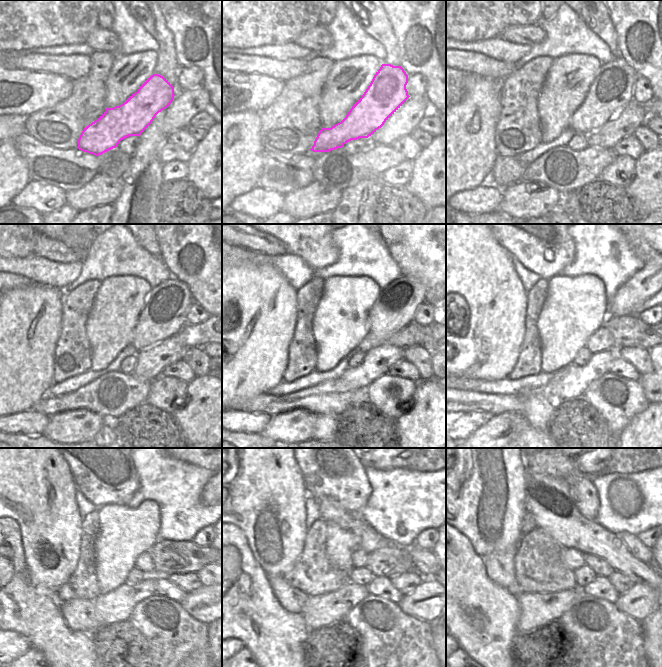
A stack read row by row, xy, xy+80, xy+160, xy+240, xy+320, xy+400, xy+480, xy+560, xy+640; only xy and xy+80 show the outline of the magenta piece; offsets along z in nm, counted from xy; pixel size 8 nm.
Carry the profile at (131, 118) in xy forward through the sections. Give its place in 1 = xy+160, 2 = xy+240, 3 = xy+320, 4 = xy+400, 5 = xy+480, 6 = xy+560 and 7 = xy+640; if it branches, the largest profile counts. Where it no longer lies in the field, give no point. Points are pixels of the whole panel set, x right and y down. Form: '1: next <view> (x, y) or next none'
1: next xy+160 (611, 91)
2: next xy+240 (163, 316)
3: next xy+320 (395, 307)
4: next xy+400 (649, 279)
5: next xy+480 (201, 496)
6: next none
7: next none

